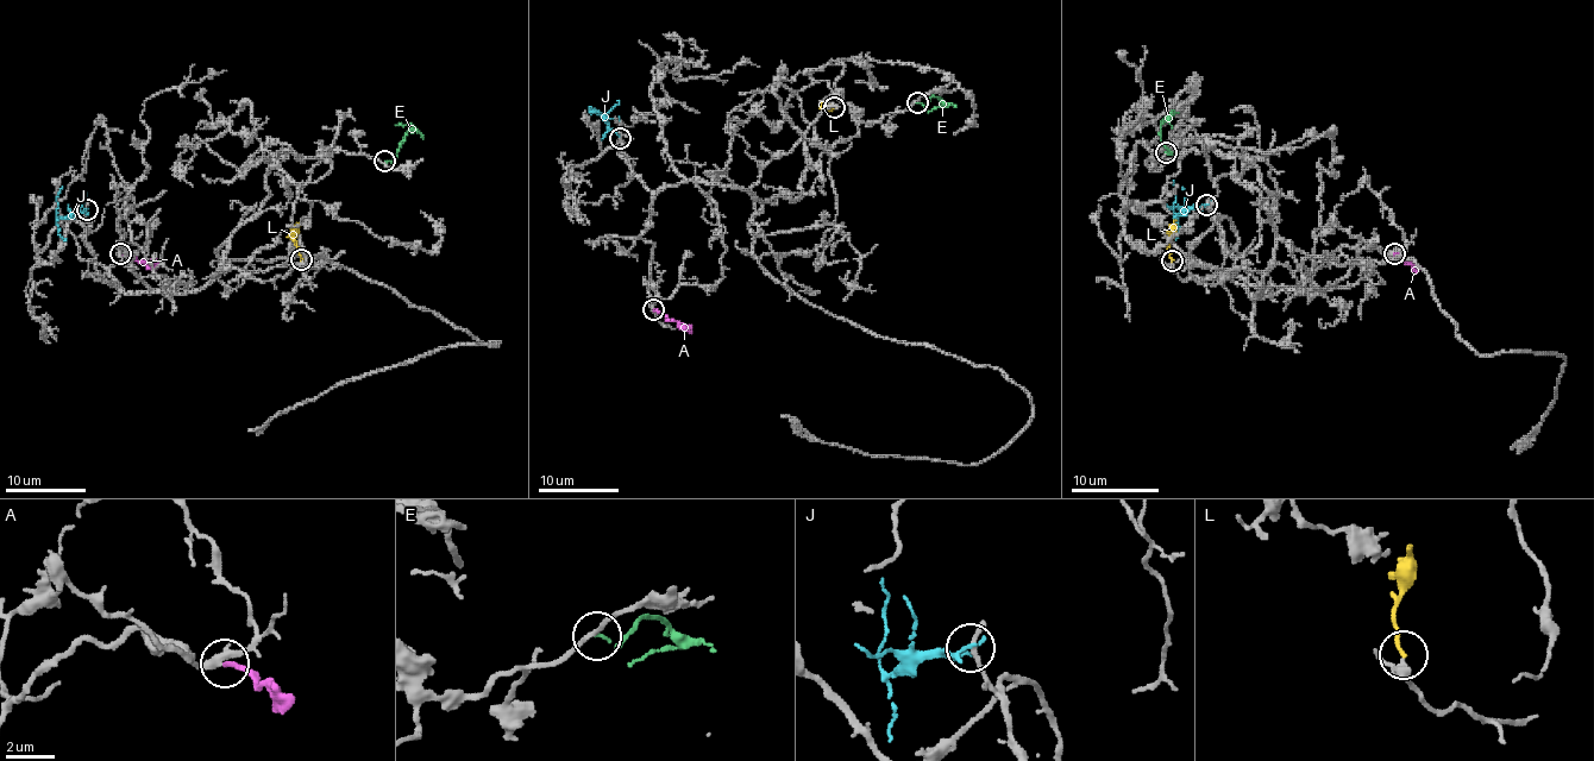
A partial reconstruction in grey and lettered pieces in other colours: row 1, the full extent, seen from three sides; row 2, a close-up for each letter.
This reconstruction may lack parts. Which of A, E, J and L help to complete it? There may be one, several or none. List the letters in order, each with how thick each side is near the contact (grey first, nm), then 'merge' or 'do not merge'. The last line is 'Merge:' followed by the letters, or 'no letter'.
A: 320/200 nm | do not merge
E: 180/90 nm | do not merge
J: 240/170 nm | do not merge
L: 360/170 nm | merge
Merge: L

